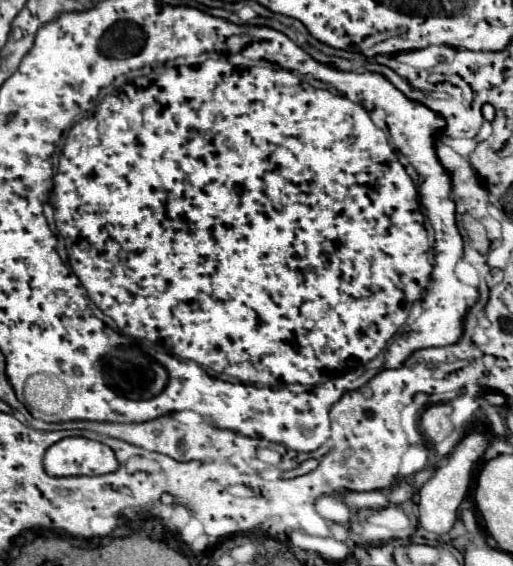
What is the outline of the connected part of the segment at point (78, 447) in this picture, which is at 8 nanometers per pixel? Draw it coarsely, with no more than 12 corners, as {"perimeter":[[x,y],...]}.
{"perimeter":[[73,436],[45,452],[49,476],[97,476],[119,462],[109,446]]}

